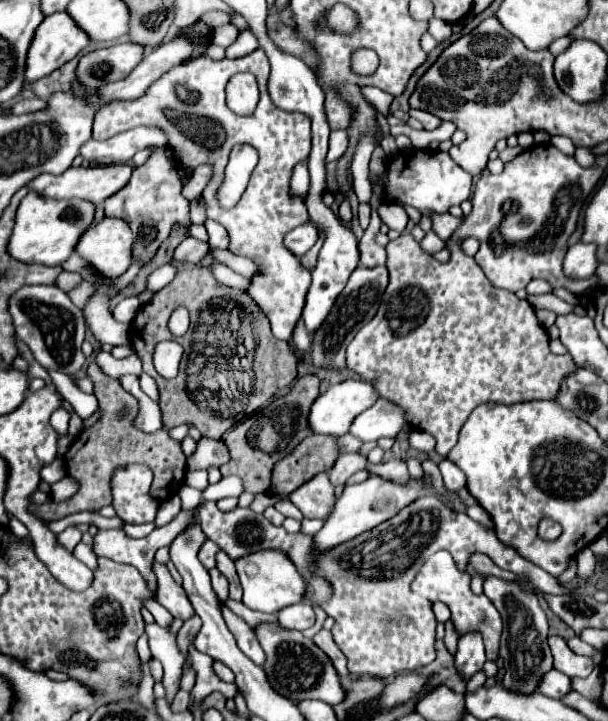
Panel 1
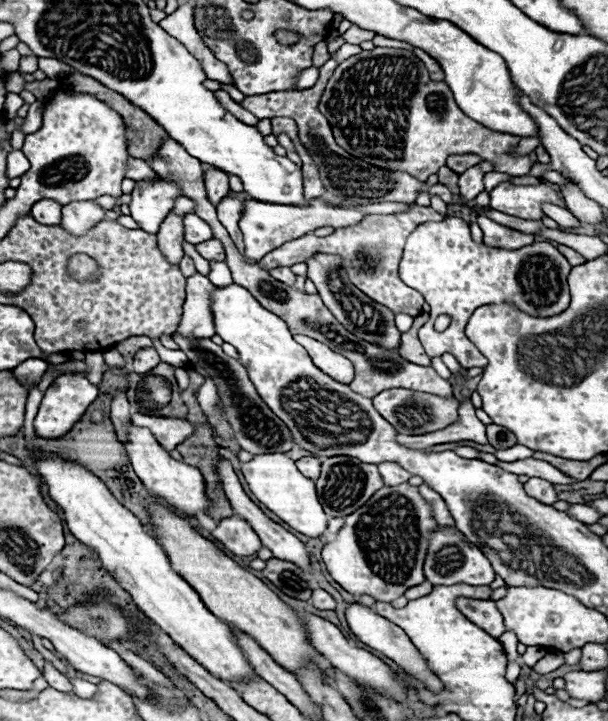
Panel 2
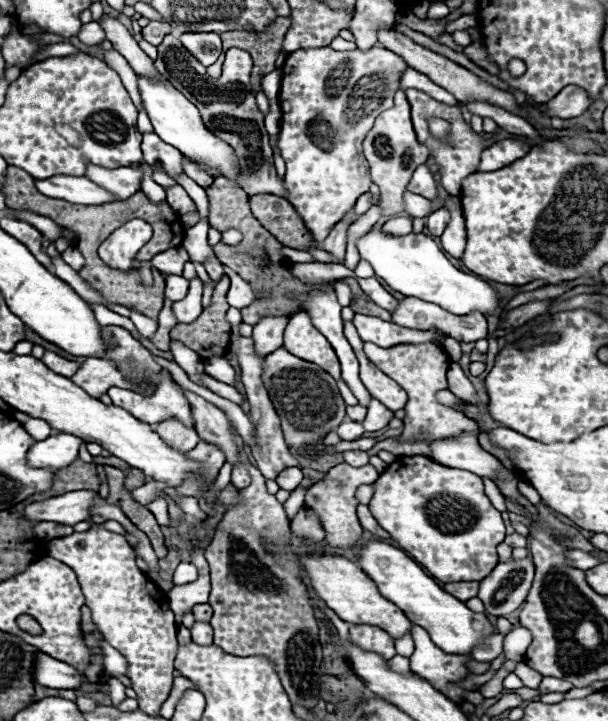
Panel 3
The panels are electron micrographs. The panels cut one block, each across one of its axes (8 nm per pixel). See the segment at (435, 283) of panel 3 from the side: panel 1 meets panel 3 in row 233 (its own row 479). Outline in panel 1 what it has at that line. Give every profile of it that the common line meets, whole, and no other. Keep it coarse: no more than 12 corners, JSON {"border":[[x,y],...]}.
{"border":[[370,476],[348,484],[312,554],[326,554],[396,516],[422,496],[406,486]]}

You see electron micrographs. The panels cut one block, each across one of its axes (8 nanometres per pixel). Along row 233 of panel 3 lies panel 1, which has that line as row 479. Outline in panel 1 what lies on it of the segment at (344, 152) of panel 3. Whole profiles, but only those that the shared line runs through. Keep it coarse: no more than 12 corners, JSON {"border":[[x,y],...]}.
{"border":[[328,472],[288,498],[304,518],[326,520],[336,504]]}

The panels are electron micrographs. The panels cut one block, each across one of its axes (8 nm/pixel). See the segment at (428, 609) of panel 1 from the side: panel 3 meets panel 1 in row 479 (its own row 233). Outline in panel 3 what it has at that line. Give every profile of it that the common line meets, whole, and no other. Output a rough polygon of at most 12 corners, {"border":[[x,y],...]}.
{"border":[[444,208],[426,216],[426,228],[432,236],[440,237],[448,220]]}

